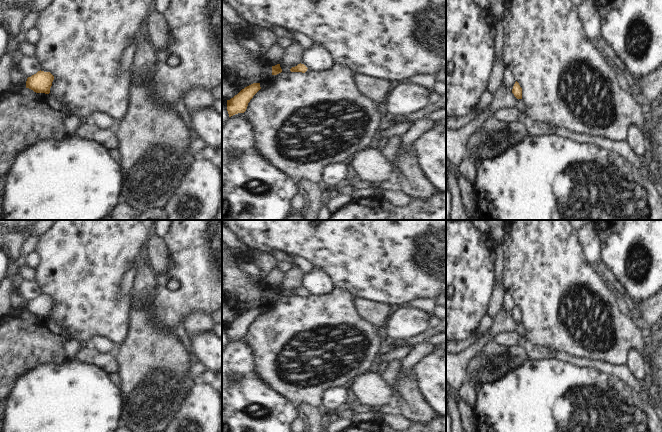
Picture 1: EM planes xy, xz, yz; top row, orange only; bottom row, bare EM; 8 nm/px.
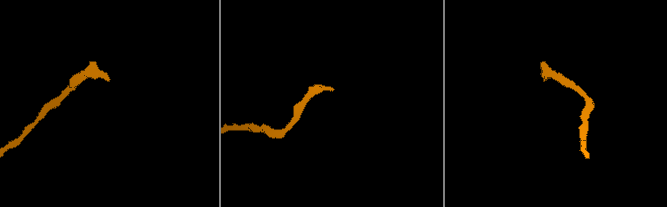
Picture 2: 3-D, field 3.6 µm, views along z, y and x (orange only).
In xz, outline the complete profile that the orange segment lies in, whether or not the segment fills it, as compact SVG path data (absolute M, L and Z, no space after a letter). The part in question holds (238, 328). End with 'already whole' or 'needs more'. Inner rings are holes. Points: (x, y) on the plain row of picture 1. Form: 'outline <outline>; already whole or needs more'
outline M253 307L242 313L230 324L227 324L227 335L229 341L238 337L244 337L247 333L248 327L260 313L260 307Z; already whole

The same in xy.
outline M38 295L36 298L27 302L26 312L33 314L36 317L50 317L50 312L54 300L50 296Z; already whole

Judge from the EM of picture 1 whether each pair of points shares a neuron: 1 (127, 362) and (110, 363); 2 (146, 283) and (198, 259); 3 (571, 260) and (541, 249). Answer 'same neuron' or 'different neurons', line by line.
1: different neurons
2: different neurons
3: same neuron

